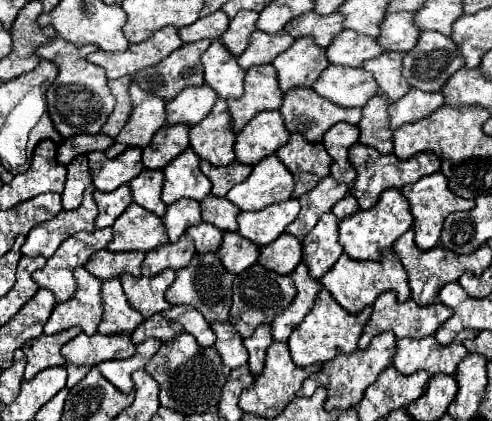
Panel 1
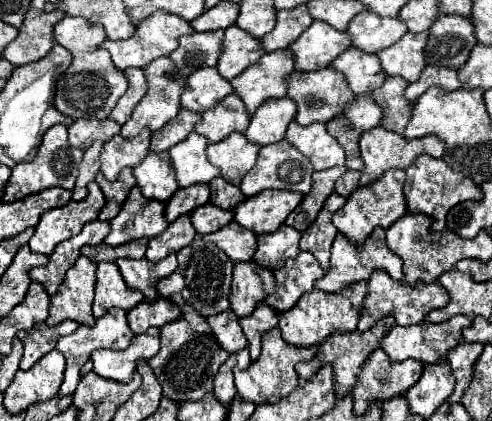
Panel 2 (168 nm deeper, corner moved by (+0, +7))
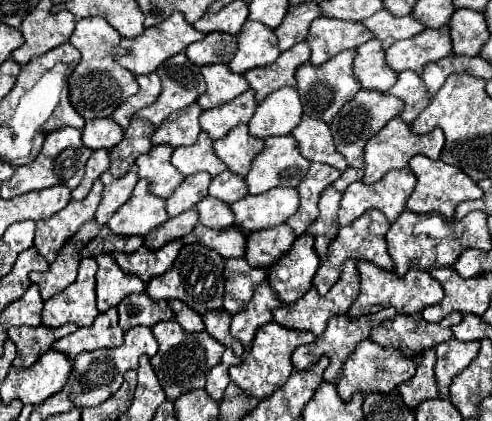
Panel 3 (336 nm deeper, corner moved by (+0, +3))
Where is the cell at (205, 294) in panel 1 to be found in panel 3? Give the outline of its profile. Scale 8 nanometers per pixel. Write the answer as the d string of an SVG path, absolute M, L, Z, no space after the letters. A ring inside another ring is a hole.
M184 245L174 265L164 275L154 277L146 283L146 293L156 301L180 299L188 307L192 307L196 313L204 315L206 311L222 307L222 295L224 295L222 273L224 273L224 257L220 257L216 251L202 245Z

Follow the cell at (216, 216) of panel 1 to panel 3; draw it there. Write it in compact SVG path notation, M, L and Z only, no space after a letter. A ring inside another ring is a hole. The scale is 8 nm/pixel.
M226 169L224 173L212 177L210 195L220 197L224 203L230 205L230 203L234 203L234 201L238 201L238 199L248 195L246 181L244 181L244 177L236 177L236 173Z

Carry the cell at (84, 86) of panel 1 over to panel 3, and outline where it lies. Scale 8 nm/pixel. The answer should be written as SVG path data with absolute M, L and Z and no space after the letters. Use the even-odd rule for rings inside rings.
M86 17L76 21L70 43L82 53L82 59L72 71L68 85L70 101L84 119L112 117L114 109L122 105L122 101L126 101L130 95L136 95L140 89L136 83L136 75L116 63L116 55L124 53L124 49L120 49L120 39L122 37L116 33L114 27L108 25L108 21L104 21L104 17Z

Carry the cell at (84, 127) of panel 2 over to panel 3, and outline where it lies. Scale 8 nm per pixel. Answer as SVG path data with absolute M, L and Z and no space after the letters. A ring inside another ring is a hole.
M92 119L82 129L82 141L88 149L112 149L124 137L124 129L114 119Z

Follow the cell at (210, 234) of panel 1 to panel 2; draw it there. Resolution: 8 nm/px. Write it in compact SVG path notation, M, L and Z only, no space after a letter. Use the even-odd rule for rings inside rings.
M202 205L200 209L194 209L190 219L192 219L192 225L194 229L200 233L200 235L208 235L224 225L228 225L232 221L232 213L230 211L224 211L224 209L218 209L216 205Z

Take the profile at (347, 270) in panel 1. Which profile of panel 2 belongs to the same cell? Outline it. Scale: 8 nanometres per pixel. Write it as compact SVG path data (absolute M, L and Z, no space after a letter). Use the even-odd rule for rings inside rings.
M382 229L382 231L374 231L374 233L366 239L366 243L364 243L362 249L356 247L356 245L352 245L352 243L348 243L348 241L338 233L336 239L334 239L334 245L332 245L330 263L332 263L330 271L328 271L320 281L316 281L316 289L320 289L320 291L328 291L328 293L342 291L342 289L346 289L348 285L354 285L354 283L360 283L360 281L368 281L374 271L386 271L392 279L404 281L402 259L388 249L384 229Z

